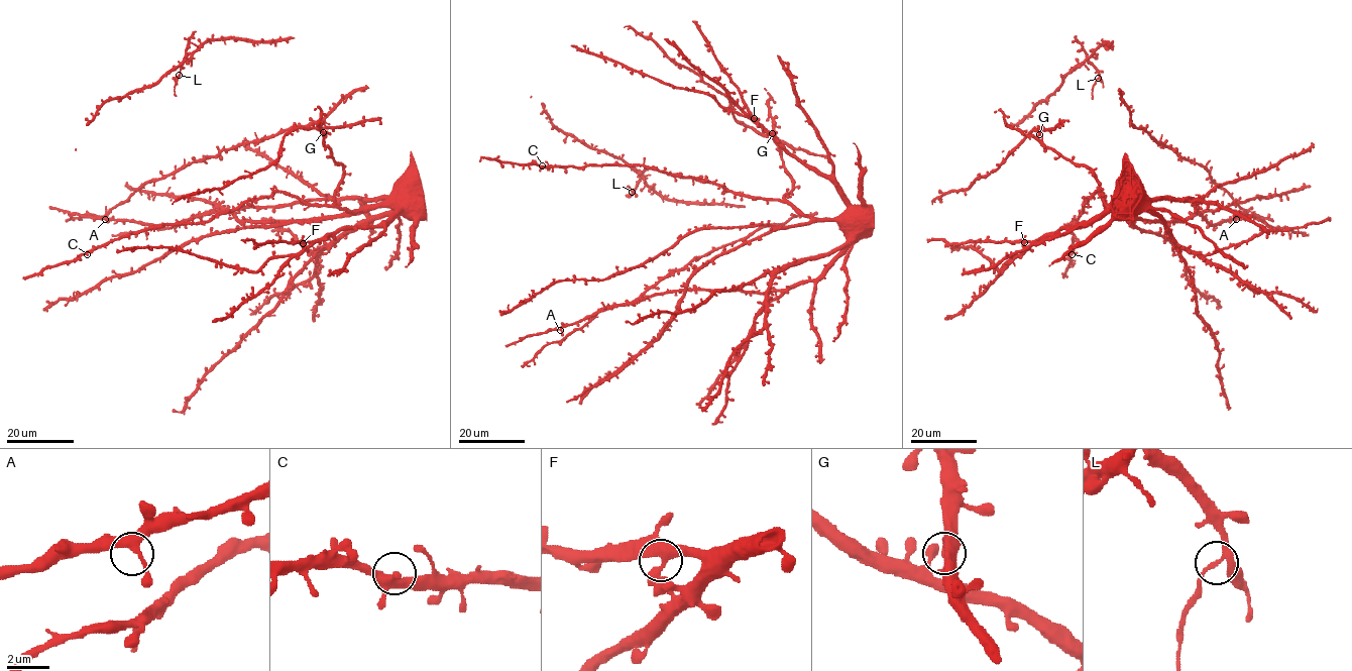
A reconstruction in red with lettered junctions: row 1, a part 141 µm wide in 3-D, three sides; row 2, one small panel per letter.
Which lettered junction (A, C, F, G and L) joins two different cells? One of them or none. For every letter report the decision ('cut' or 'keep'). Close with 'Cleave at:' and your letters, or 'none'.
A: keep
C: keep
F: keep
G: keep
L: cut
Cleave at: L

